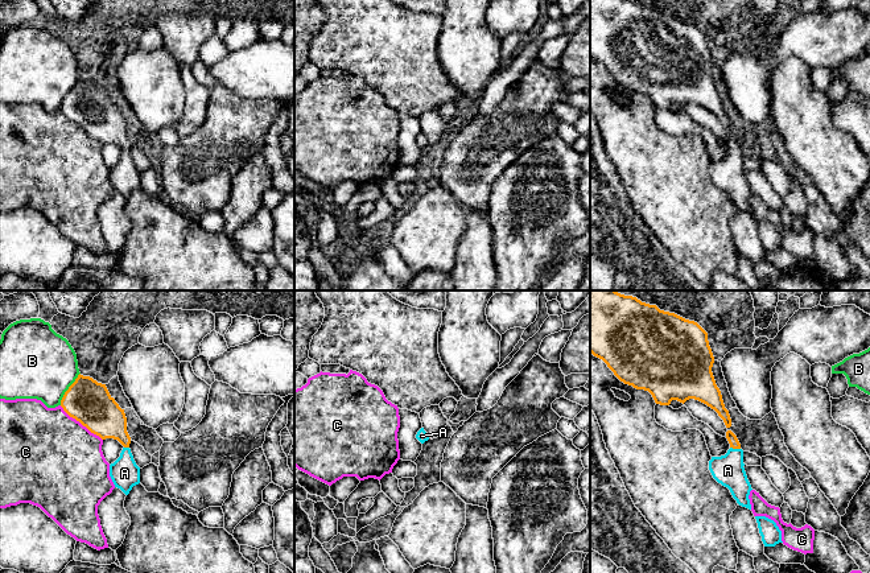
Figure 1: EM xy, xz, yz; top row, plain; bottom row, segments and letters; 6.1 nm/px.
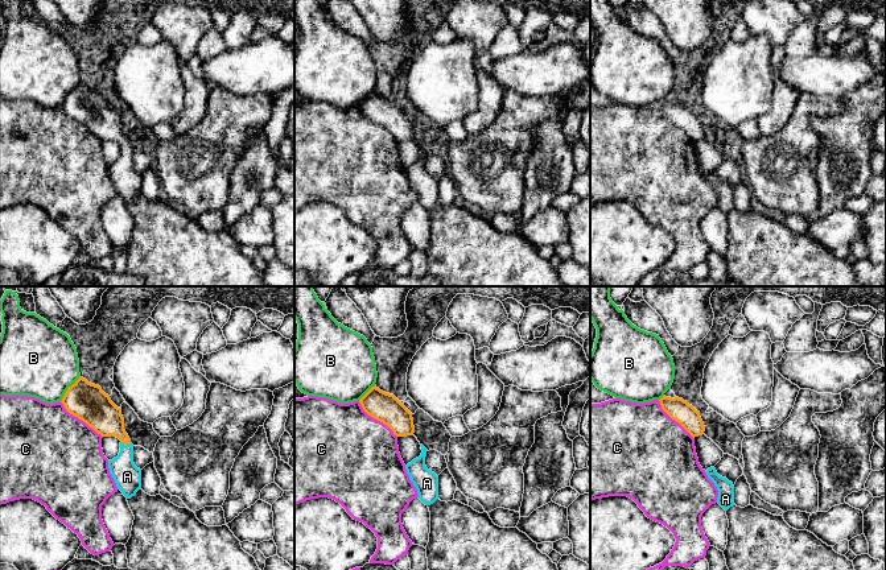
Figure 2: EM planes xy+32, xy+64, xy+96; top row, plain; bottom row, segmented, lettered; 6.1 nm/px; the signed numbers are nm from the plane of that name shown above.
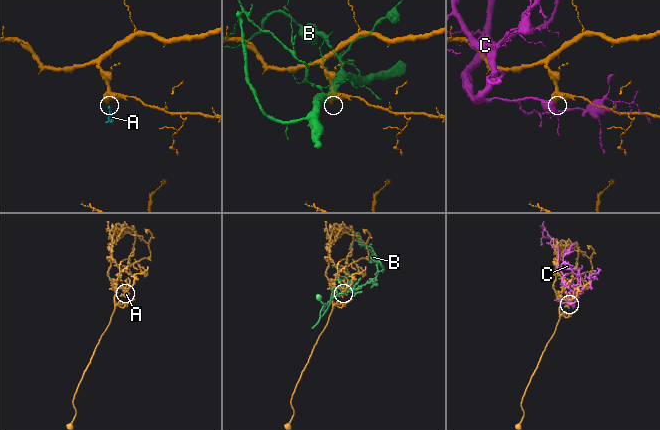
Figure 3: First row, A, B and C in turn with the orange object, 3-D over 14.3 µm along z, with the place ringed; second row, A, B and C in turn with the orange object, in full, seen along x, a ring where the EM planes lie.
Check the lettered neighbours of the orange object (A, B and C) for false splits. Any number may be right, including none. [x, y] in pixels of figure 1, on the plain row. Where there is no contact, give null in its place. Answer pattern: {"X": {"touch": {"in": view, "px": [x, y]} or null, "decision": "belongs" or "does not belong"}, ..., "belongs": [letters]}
{"A": {"touch": {"in": "yz", "px": [736, 152]}, "decision": "belongs"}, "B": {"touch": {"in": "xy", "px": [69, 93]}, "decision": "does not belong"}, "C": {"touch": {"in": "xy", "px": [81, 127]}, "decision": "does not belong"}, "belongs": ["A"]}

